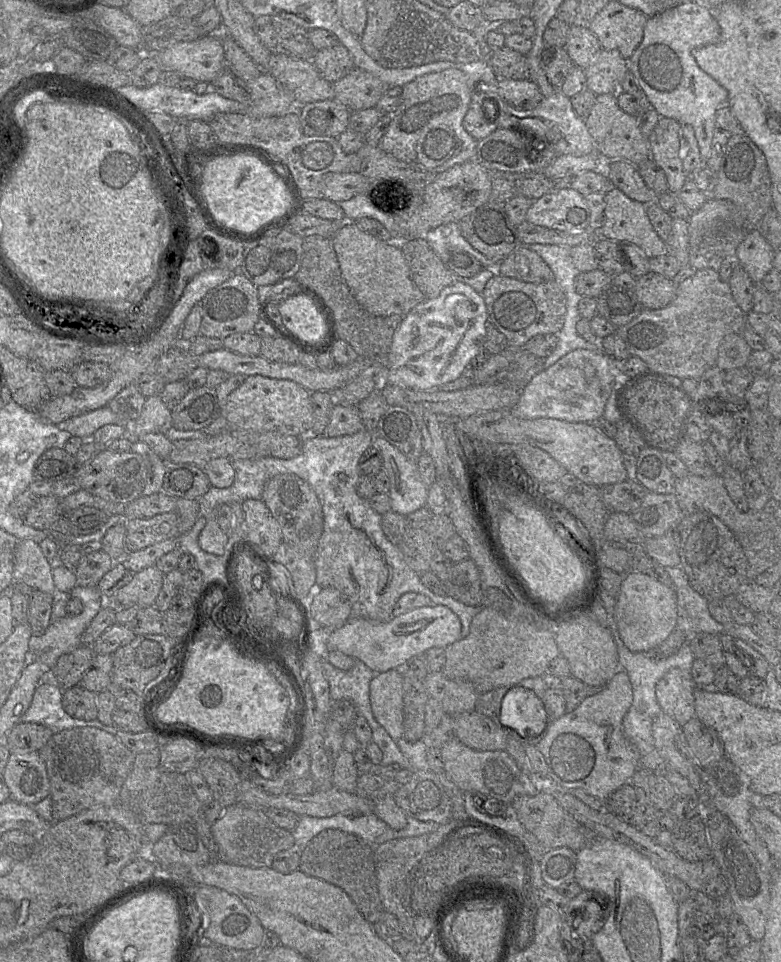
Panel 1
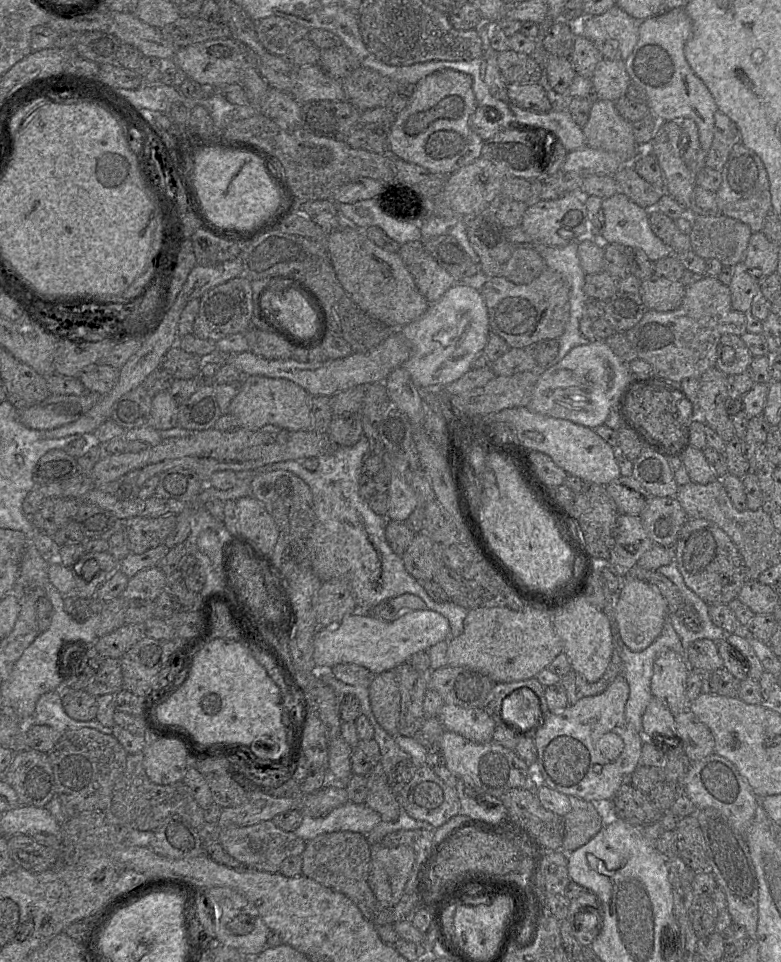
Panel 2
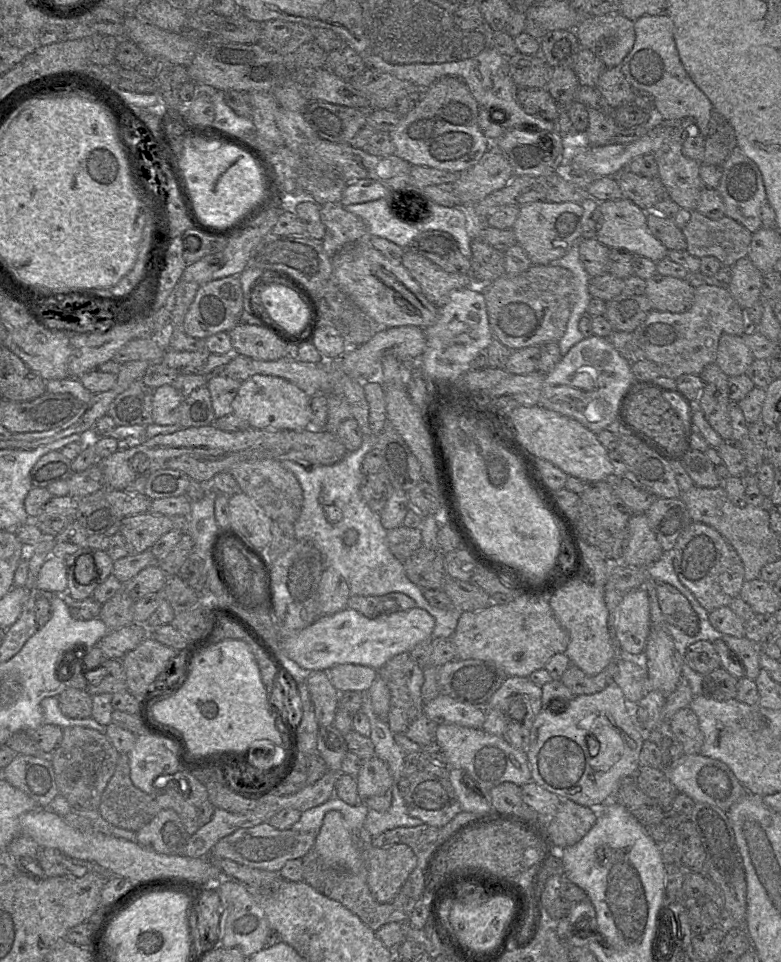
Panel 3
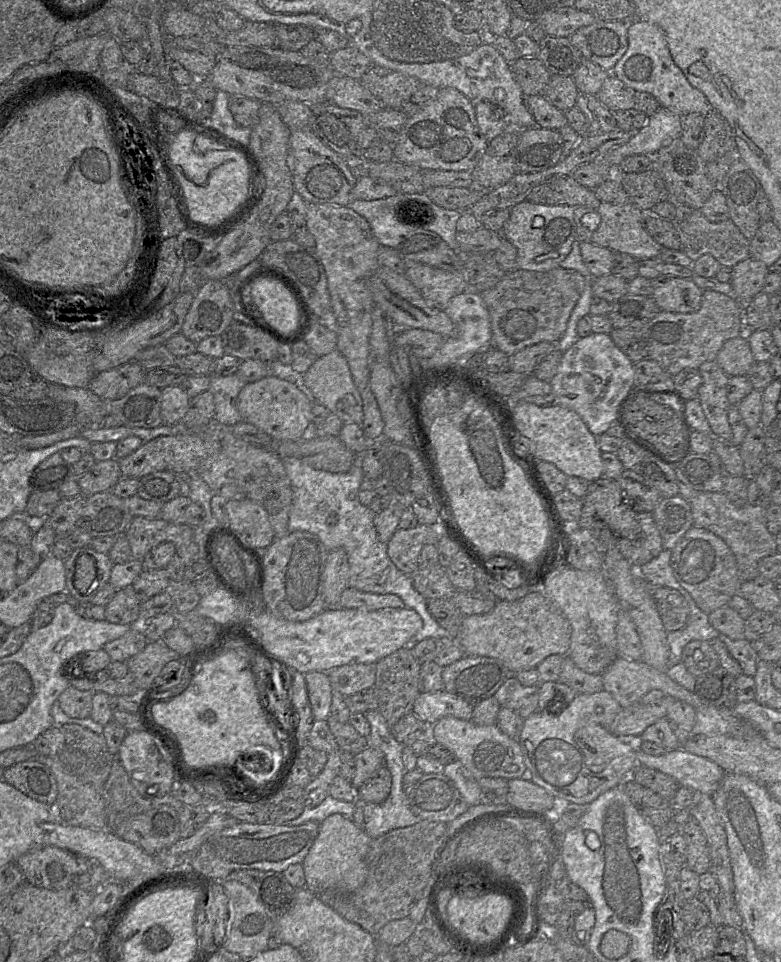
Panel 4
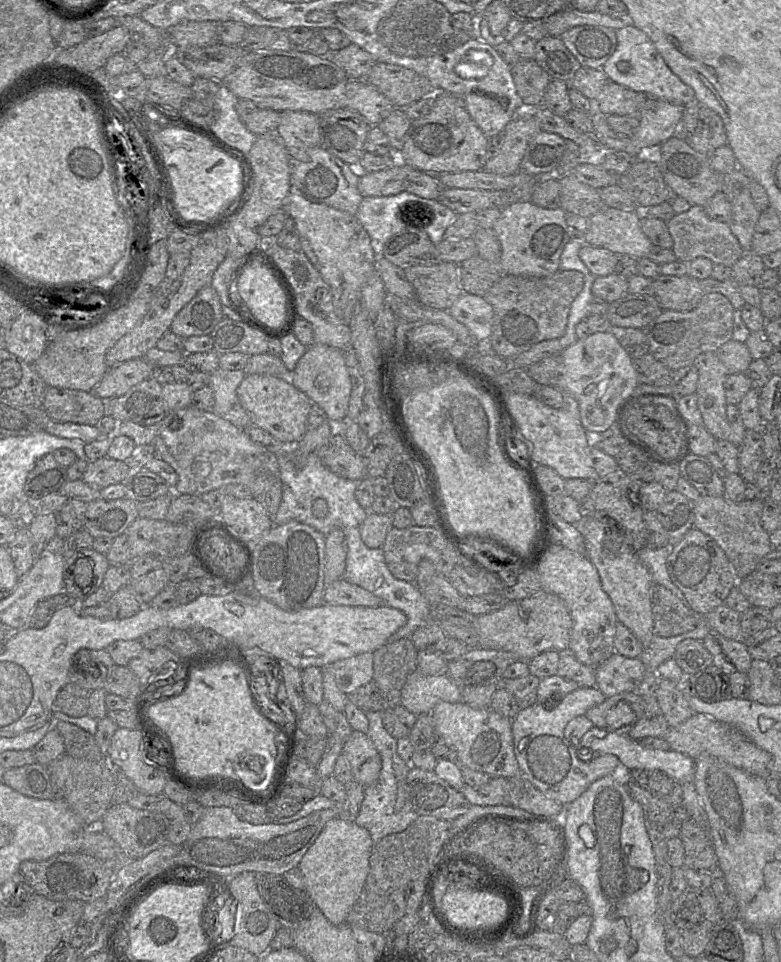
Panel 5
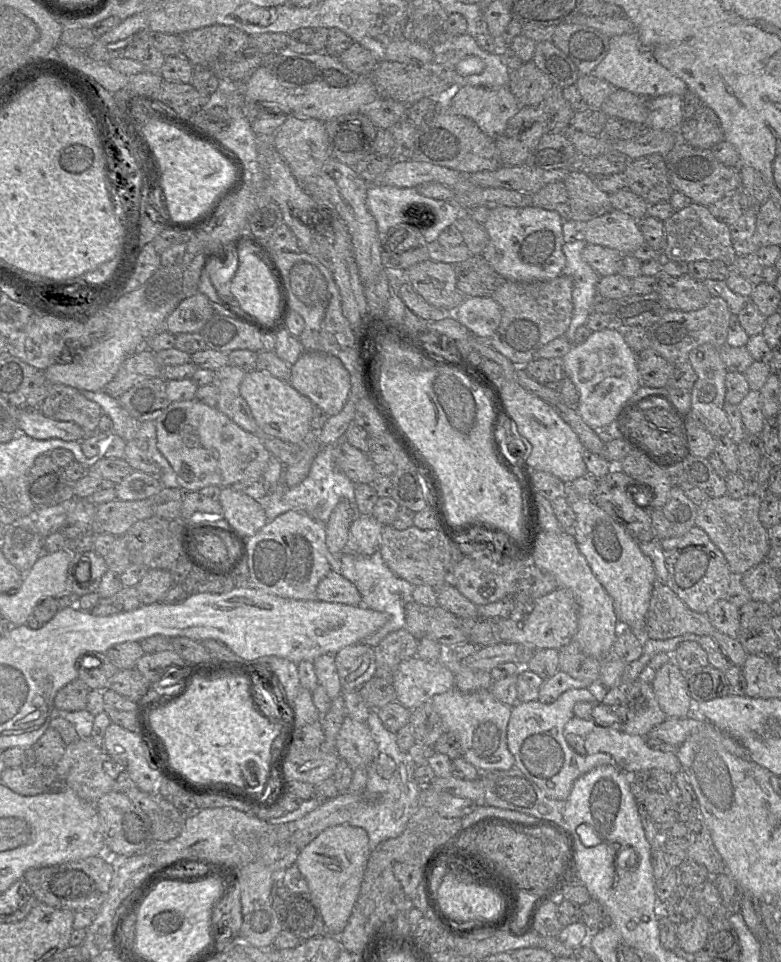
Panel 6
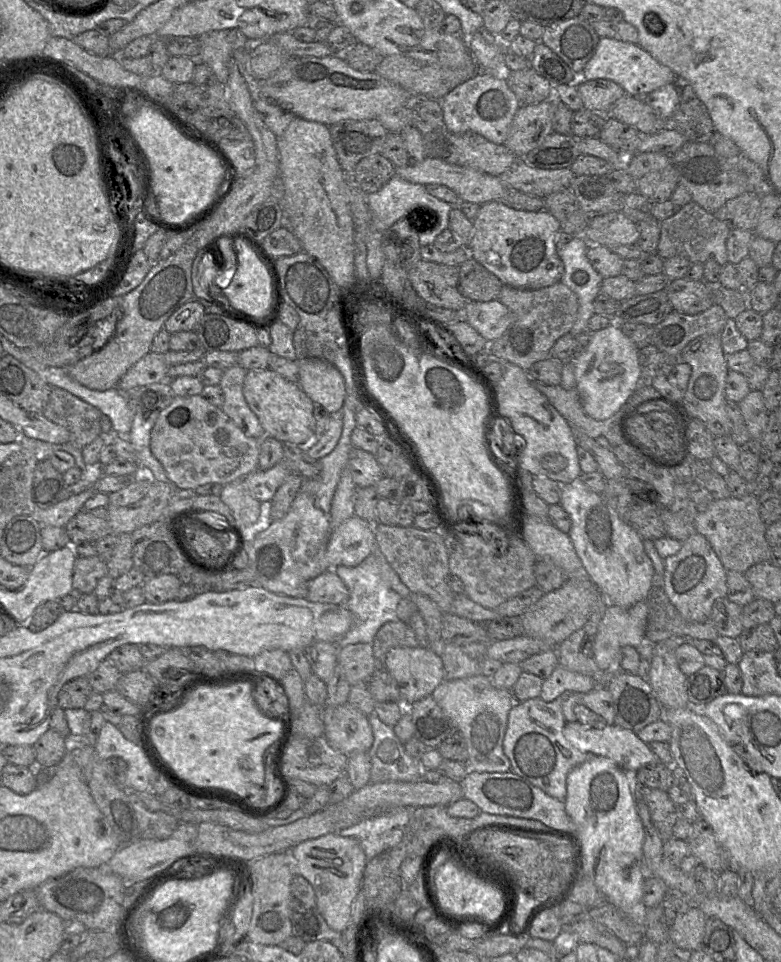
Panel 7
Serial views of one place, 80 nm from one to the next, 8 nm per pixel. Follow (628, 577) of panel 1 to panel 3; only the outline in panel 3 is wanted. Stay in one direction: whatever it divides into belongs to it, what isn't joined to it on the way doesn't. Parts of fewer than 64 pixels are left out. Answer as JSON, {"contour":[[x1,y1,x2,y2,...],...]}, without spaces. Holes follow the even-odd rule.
{"contour":[[641,587,627,592,615,609,615,631,619,646,629,654,641,654,651,630,647,591]]}

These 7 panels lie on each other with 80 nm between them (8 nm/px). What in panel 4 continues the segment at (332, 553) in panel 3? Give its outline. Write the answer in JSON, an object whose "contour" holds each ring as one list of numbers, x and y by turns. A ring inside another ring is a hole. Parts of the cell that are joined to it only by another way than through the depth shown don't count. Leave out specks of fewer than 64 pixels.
{"contour":[[355,453,352,467,345,473,315,469,297,457,281,459,293,489,289,532,310,532,320,539,329,552,344,549,349,563,348,587,377,594,395,594,402,599,405,607,415,610,420,615,423,626,413,641,449,636,429,612,427,599,415,589,409,575,399,570,388,556,387,543,380,541,377,536,375,513,358,498,359,486,364,479,364,453],[332,513,337,515,337,521,335,524,328,524]]}

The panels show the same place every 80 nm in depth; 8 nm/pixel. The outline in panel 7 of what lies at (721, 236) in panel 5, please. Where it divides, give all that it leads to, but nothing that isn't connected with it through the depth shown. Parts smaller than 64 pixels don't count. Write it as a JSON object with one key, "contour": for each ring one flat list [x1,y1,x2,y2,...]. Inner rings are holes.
{"contour":[[695,201,681,207,673,216,660,221,661,235,657,253,665,260,681,255,692,263,702,263,709,260,720,265,728,263,727,241,731,227,714,215,702,208]]}

